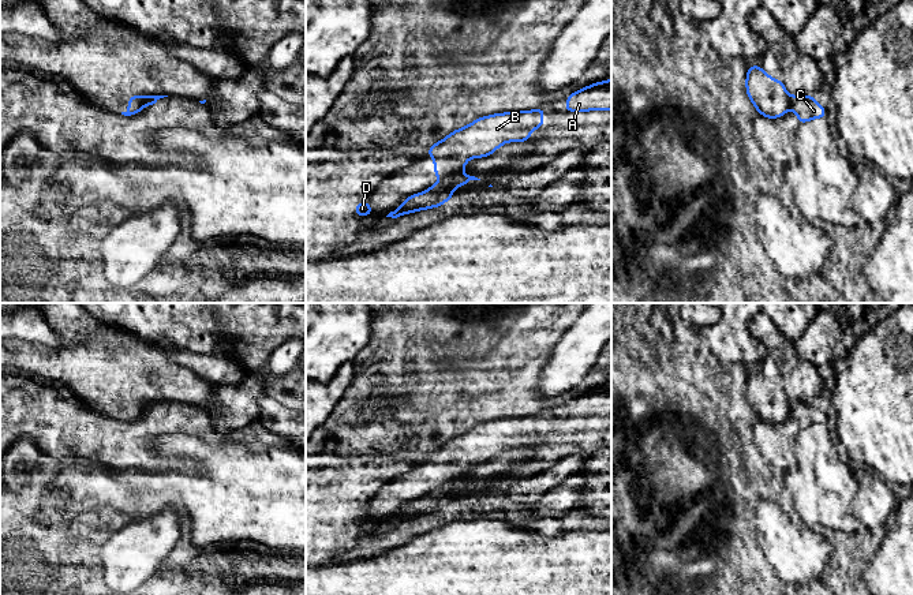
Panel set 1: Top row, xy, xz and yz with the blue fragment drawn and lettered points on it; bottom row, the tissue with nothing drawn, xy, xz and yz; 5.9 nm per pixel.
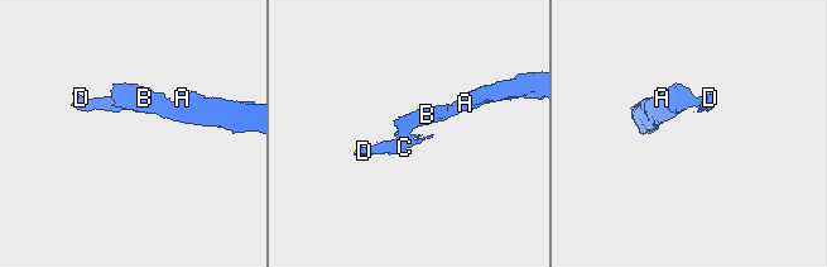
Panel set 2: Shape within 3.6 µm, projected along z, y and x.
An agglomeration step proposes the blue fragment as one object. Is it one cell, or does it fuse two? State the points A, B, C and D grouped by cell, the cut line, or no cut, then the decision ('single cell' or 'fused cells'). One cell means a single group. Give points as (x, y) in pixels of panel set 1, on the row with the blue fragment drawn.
groups A B / C D; cut xz (457, 172), (442, 176); fused cells

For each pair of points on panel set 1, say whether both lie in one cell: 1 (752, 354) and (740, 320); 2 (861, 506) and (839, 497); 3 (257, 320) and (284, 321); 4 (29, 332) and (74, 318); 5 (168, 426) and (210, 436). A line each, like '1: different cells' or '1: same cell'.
1: same cell
2: different cells
3: same cell
4: different cells
5: same cell

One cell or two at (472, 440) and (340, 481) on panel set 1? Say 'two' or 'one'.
two

